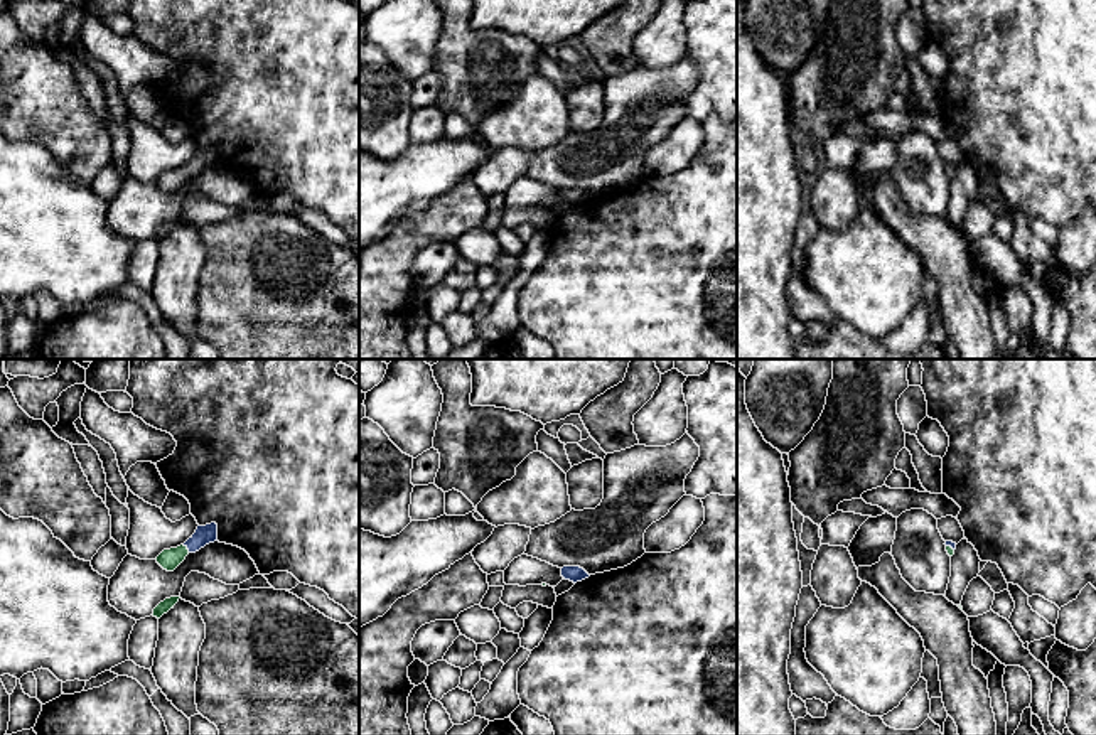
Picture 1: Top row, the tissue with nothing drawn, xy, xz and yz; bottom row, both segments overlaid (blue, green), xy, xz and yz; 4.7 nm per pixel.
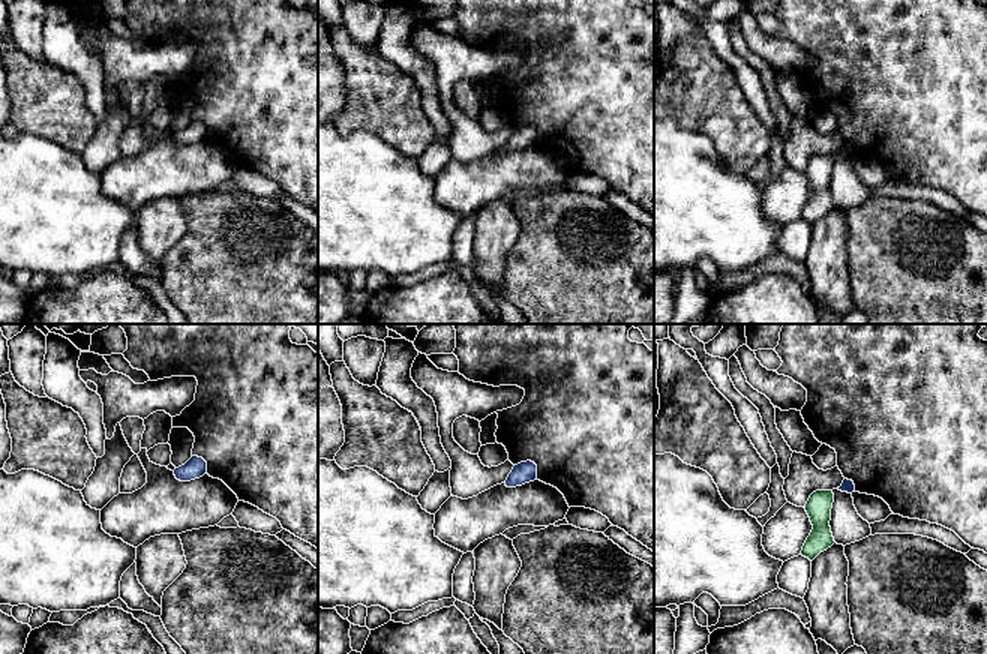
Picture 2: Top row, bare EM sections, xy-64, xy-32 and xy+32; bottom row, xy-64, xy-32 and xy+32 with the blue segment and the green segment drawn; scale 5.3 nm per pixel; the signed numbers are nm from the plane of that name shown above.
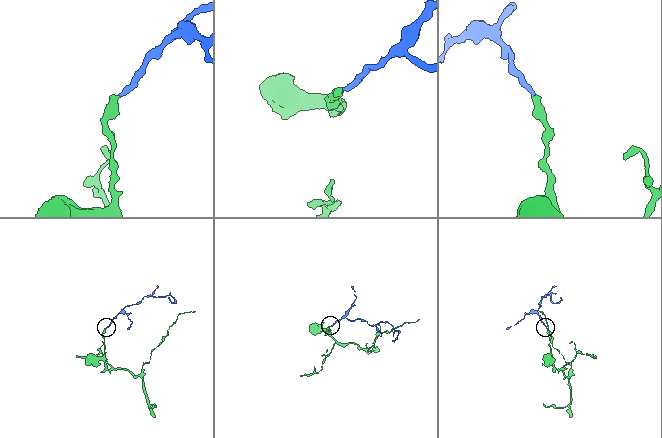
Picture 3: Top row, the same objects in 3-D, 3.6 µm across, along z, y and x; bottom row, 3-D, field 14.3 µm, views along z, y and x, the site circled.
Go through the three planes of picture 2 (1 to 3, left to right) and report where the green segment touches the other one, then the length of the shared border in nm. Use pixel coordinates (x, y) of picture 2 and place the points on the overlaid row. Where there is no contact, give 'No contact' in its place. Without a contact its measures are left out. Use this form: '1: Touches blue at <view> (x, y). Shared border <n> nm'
1: No contact
2: No contact
3: No contact

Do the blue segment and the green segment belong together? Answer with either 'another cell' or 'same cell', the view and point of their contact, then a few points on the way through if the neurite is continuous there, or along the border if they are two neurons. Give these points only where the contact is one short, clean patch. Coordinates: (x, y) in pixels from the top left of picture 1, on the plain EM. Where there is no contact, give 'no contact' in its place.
same cell; contact xy (188, 171); way xy (204, 157), (188, 171), (169, 182)

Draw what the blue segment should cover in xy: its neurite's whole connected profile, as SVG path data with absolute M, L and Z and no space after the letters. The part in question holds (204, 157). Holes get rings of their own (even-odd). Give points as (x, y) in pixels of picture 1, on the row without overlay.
M211 145L206 148L197 148L196 155L180 169L164 172L155 182L167 192L174 194L189 175L196 175L209 165L218 164L218 147Z

